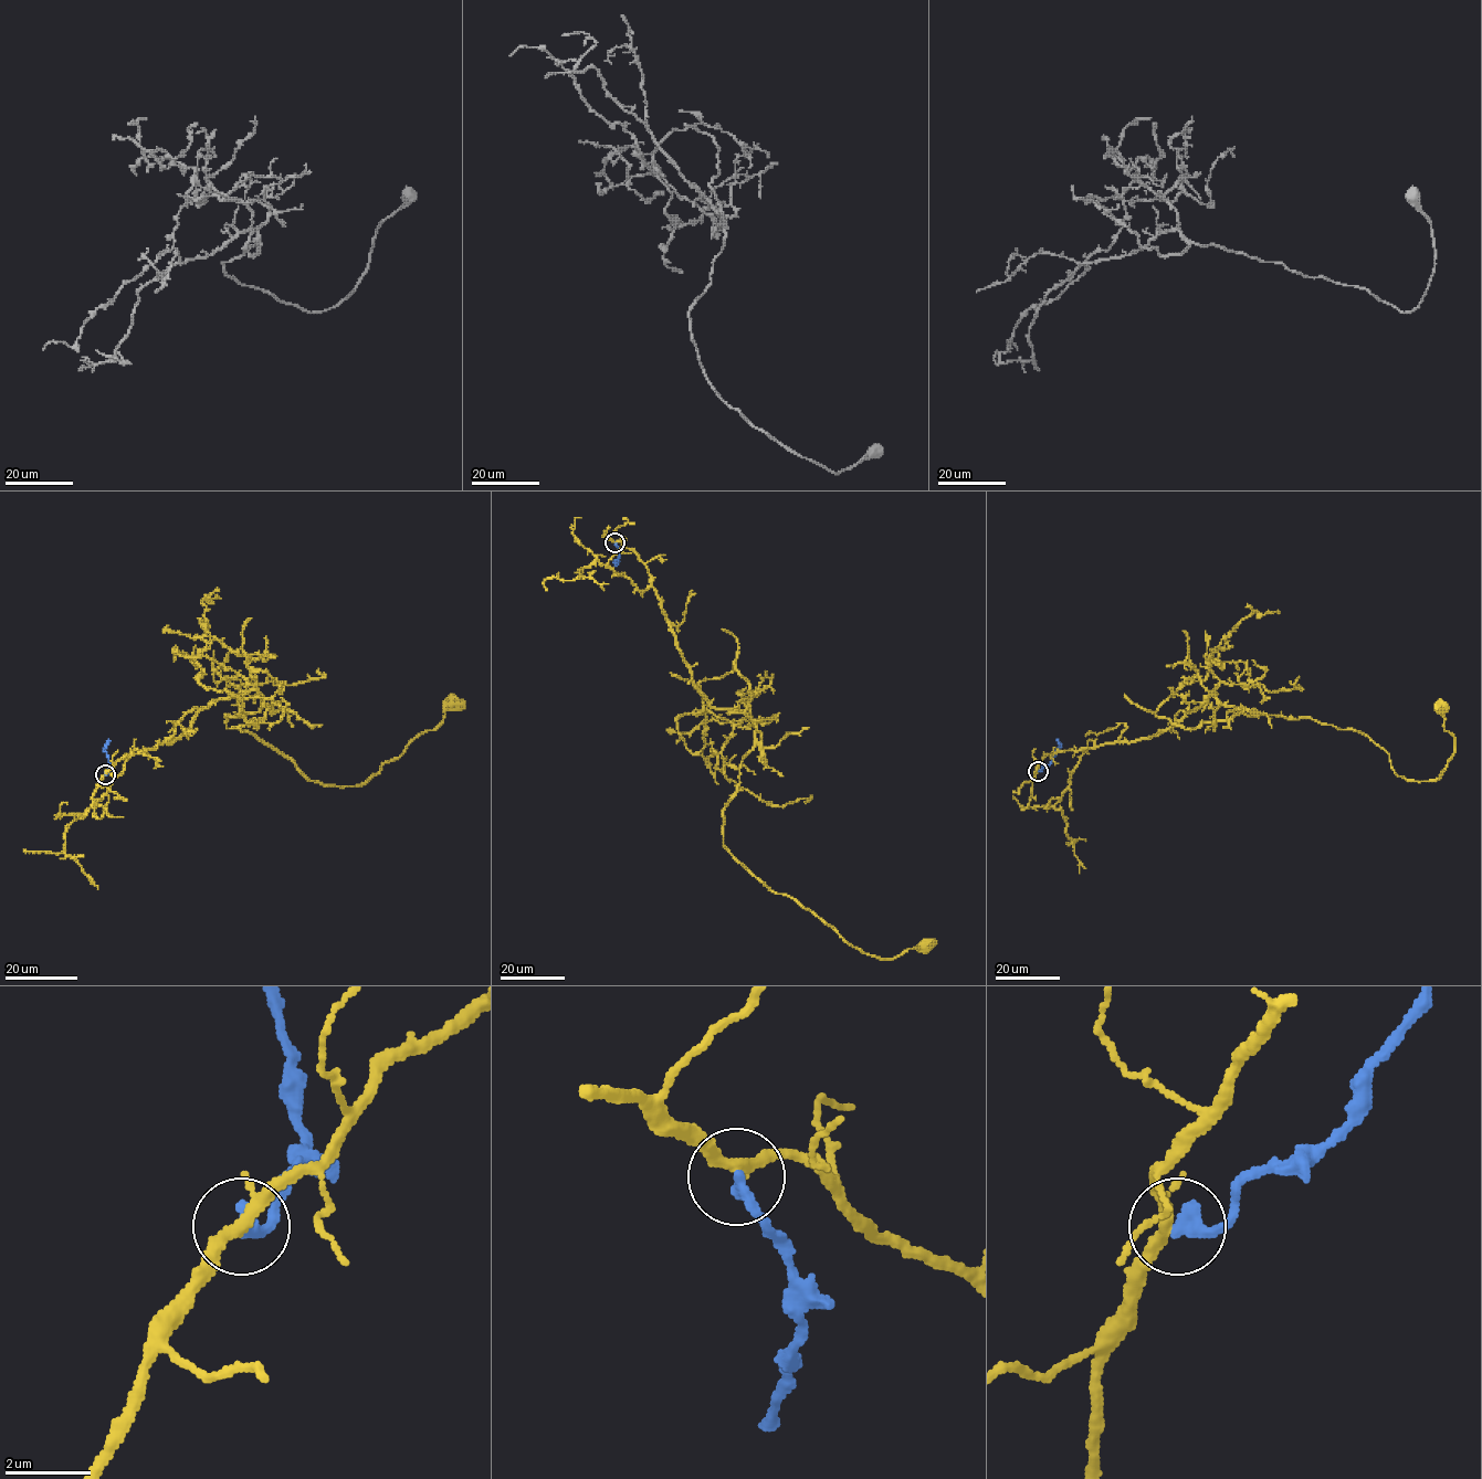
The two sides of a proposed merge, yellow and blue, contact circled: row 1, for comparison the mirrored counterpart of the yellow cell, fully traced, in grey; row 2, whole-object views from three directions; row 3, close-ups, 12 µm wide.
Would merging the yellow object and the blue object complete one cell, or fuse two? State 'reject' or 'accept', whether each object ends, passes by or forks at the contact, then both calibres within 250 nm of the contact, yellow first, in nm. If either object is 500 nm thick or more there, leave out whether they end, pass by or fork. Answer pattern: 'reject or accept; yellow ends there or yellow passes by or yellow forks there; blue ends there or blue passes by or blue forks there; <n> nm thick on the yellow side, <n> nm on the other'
reject; yellow forks there; blue ends there; 240 nm thick on the yellow side, 360 nm on the other

